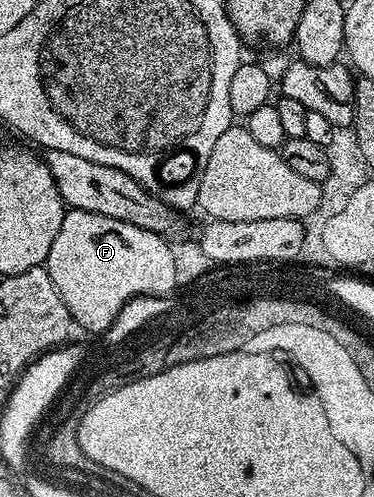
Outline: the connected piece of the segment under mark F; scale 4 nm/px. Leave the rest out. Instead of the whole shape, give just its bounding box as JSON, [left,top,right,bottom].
[44,210,178,336]

